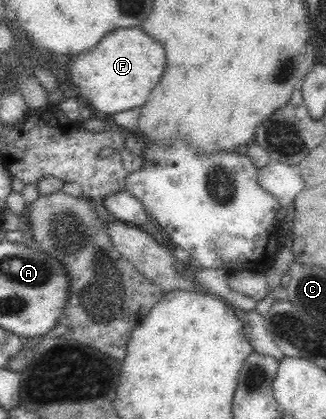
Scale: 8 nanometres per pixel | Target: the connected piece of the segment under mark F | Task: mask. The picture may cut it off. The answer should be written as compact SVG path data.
M128 27L108 33L94 49L73 57L68 78L84 104L101 114L113 115L144 106L164 74L164 65L164 47L142 29Z

